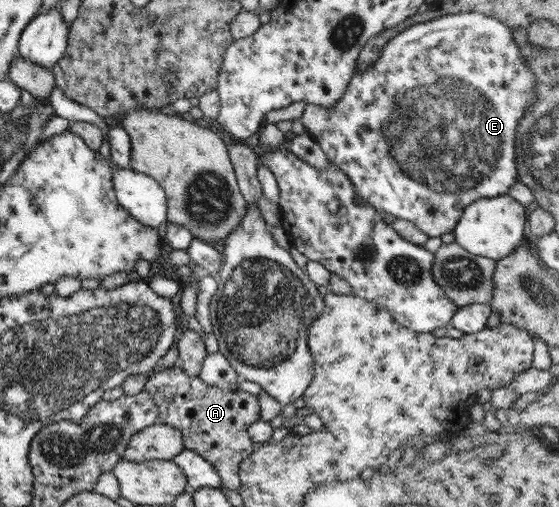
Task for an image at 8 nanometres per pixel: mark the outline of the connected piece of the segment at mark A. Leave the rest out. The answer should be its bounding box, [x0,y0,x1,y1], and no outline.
[143,363,259,489]

